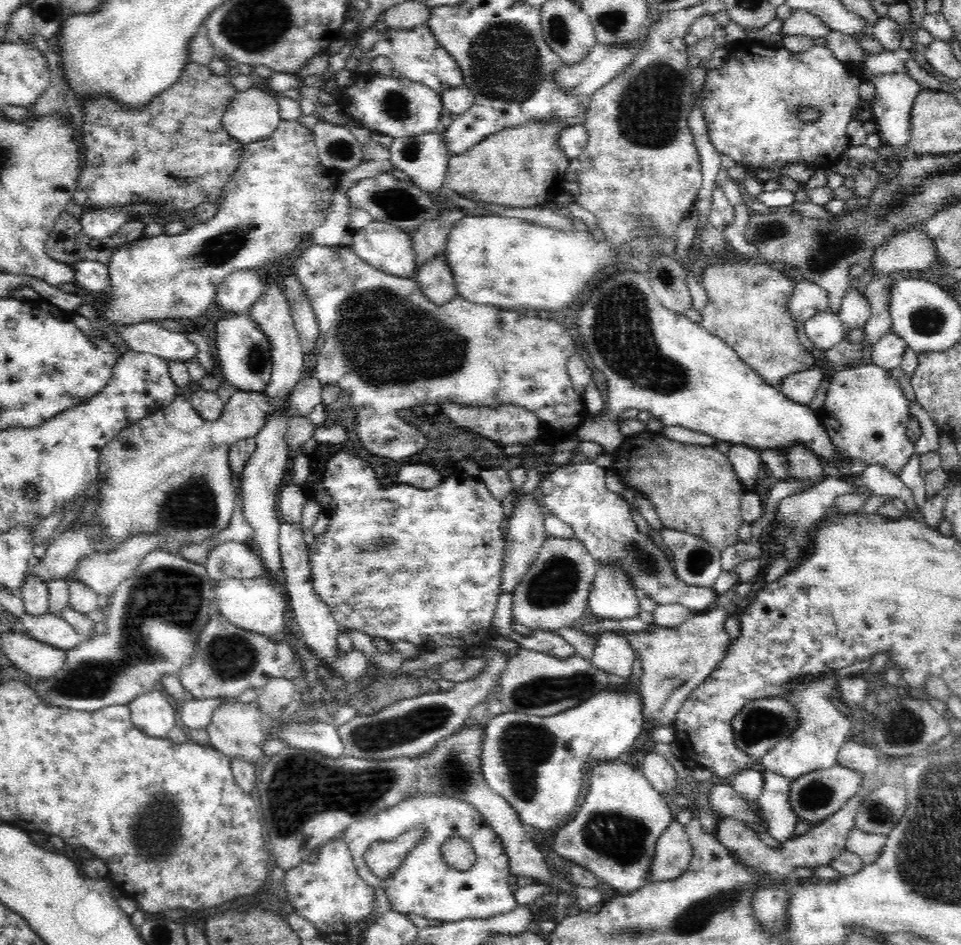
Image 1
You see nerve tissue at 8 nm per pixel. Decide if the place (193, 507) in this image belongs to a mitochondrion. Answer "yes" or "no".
yes

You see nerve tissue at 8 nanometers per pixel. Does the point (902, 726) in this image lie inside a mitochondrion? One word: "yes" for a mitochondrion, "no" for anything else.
yes

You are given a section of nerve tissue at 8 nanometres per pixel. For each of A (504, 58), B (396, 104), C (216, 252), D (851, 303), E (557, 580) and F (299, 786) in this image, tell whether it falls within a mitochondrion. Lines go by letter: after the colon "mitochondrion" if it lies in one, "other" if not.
A: mitochondrion
B: mitochondrion
C: mitochondrion
D: other
E: mitochondrion
F: mitochondrion

